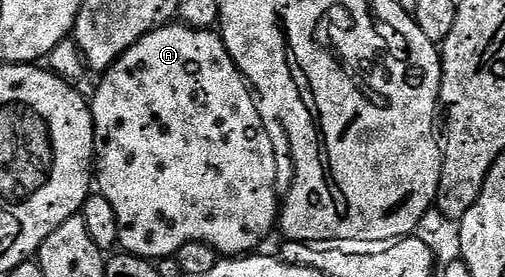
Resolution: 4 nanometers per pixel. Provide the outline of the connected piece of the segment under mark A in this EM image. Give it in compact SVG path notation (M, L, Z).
M173 21L163 27L148 31L142 39L135 41L113 66L100 76L101 84L91 95L93 109L93 146L95 148L95 187L100 195L111 201L115 217L119 221L117 238L122 252L138 255L140 259L156 261L176 256L177 251L188 243L206 243L217 250L221 257L244 257L256 252L257 247L268 237L279 223L279 191L277 195L277 151L273 139L261 120L262 108L254 92L241 76L231 53L227 53L225 42L216 30L197 30Z

